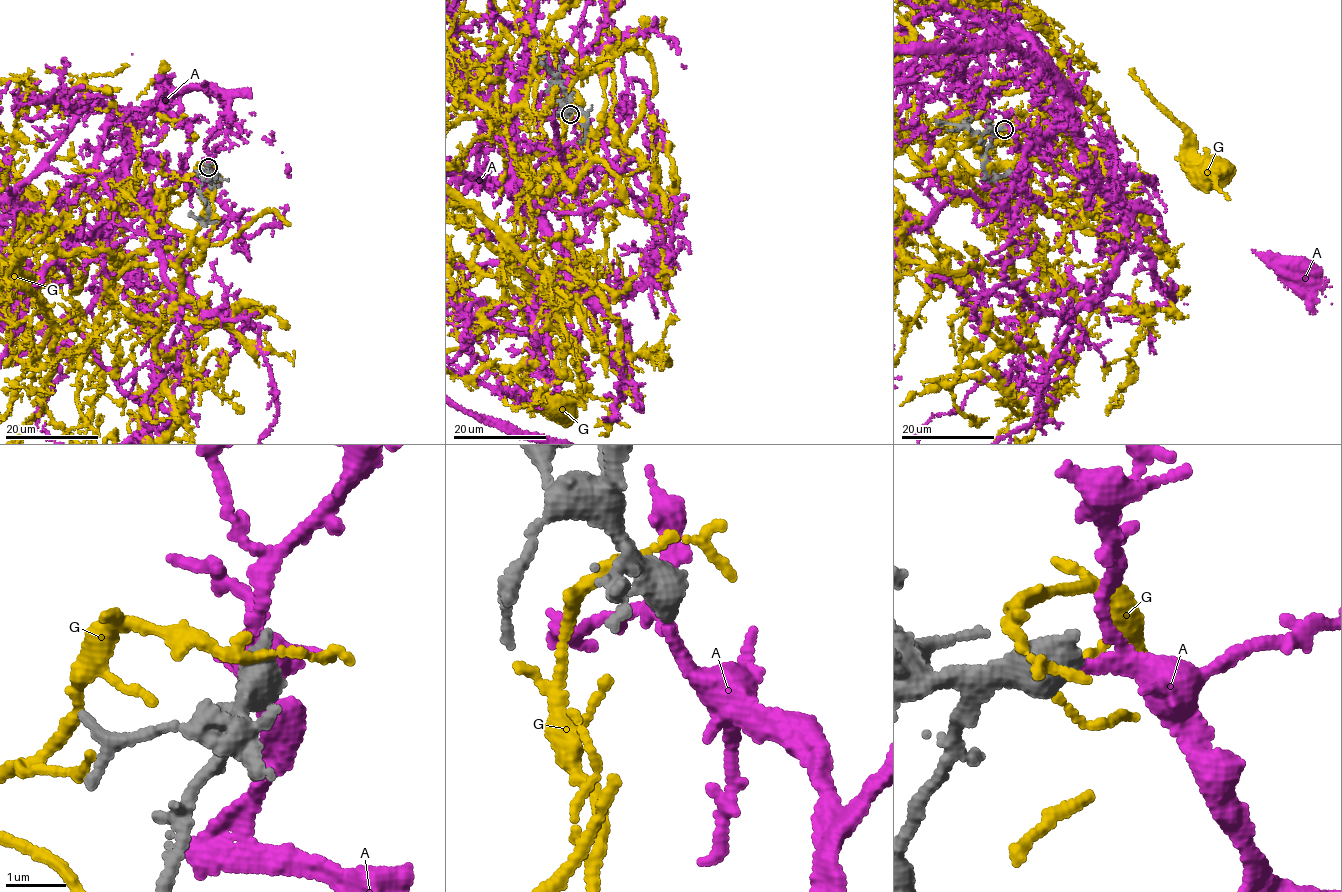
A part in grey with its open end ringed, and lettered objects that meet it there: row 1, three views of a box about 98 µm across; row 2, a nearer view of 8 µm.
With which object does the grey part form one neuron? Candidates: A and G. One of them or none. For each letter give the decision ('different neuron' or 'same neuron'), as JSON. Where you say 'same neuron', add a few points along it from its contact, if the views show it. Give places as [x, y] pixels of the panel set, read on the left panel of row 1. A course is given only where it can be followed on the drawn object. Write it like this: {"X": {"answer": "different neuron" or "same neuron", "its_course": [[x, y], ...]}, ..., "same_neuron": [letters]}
{"A": {"answer": "same neuron", "its_course": [[208, 166], [178, 176], [134, 150], [116, 112], [83, 108], [16, 190]]}, "G": {"answer": "different neuron"}, "same_neuron": ["A"]}

